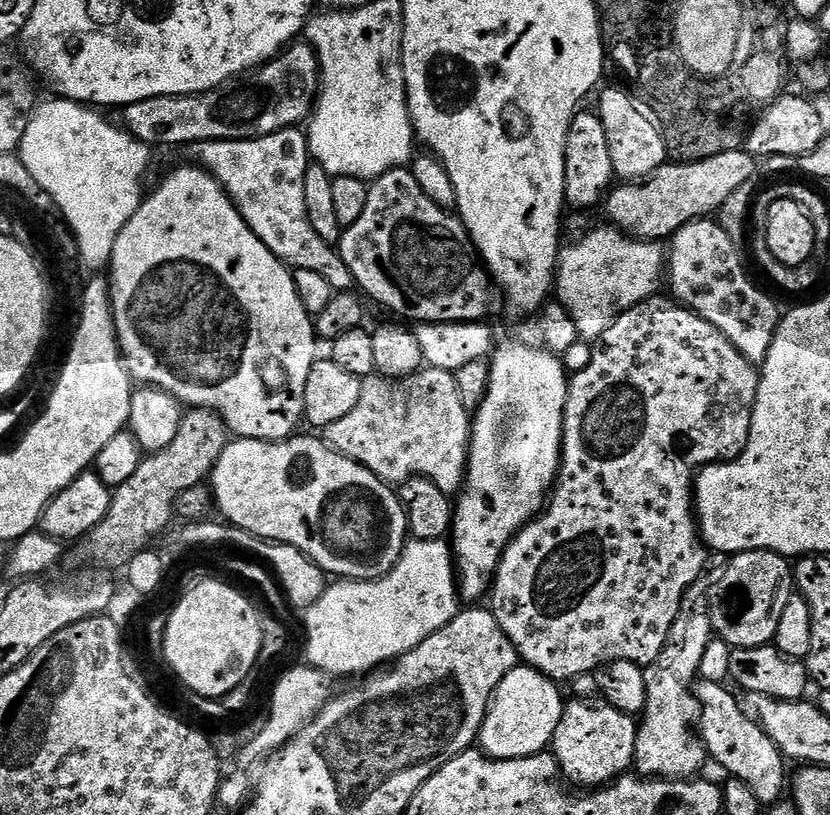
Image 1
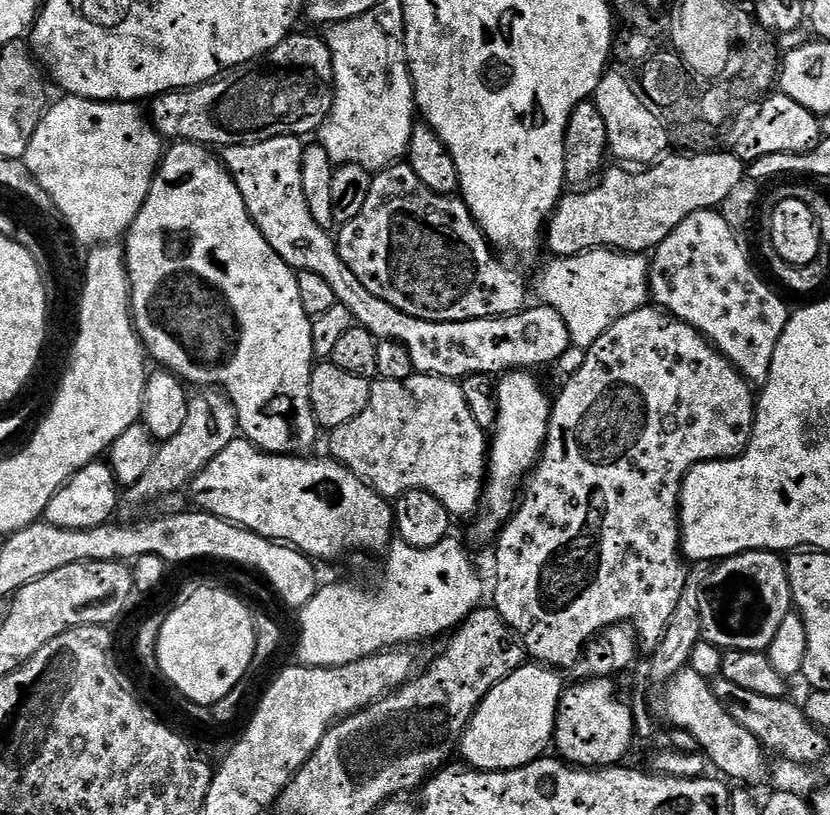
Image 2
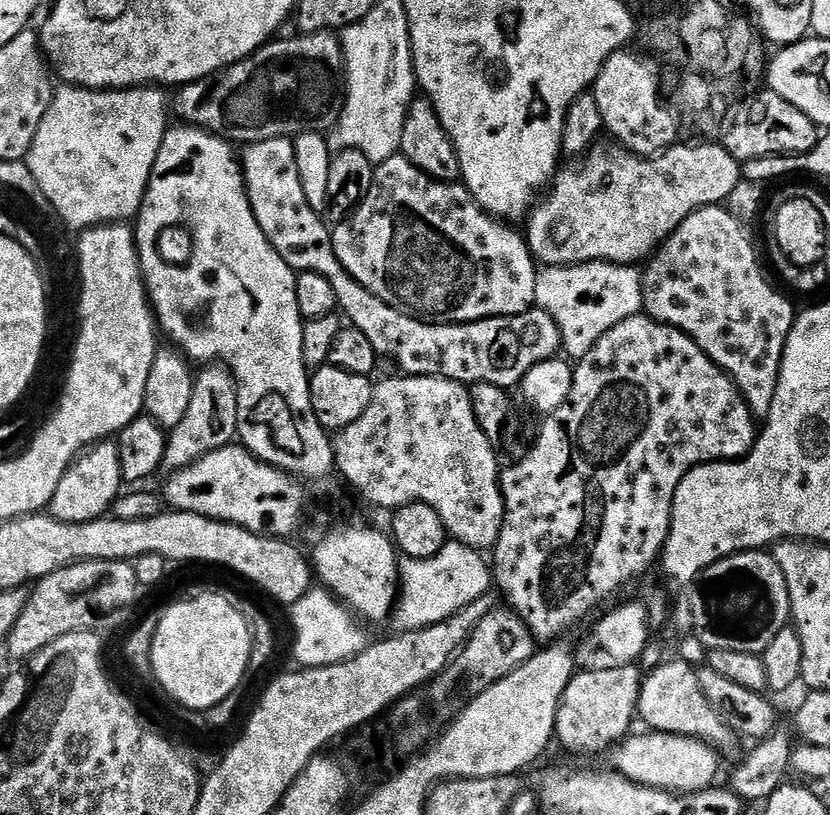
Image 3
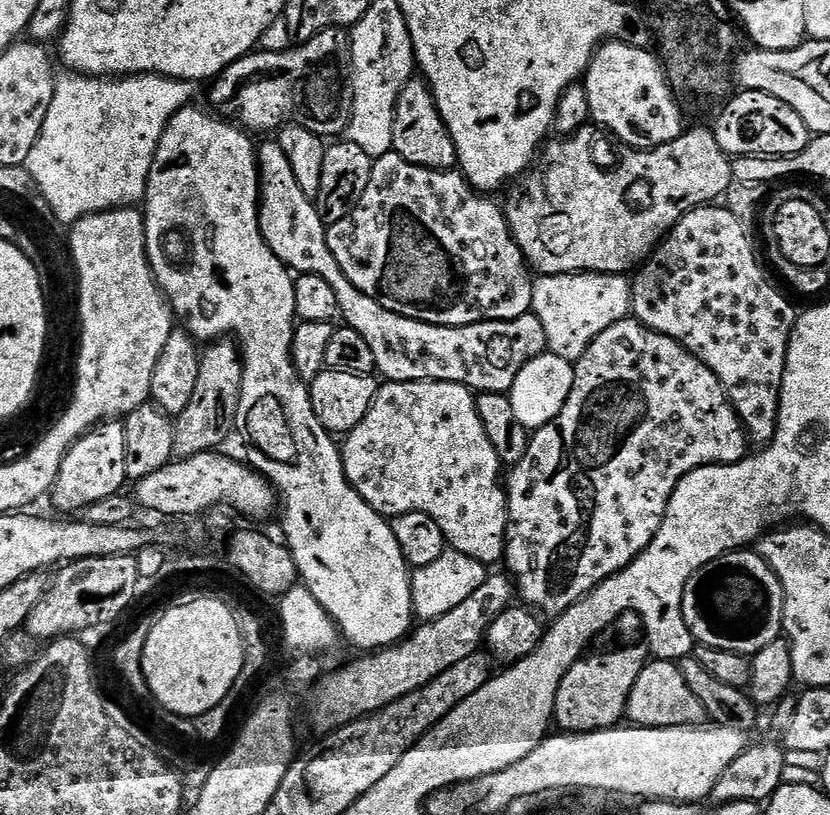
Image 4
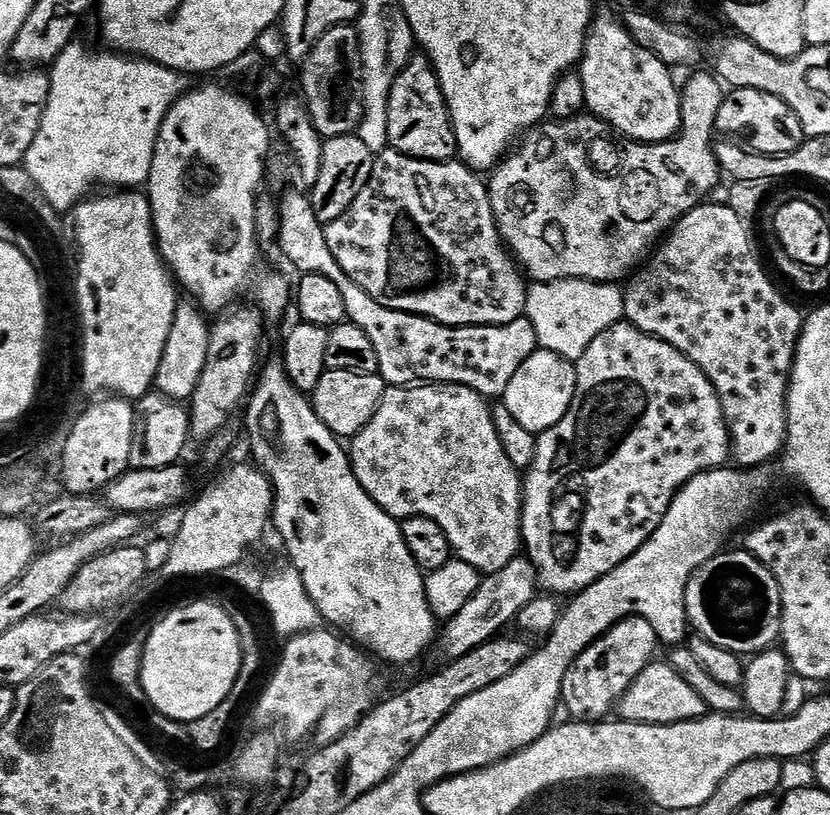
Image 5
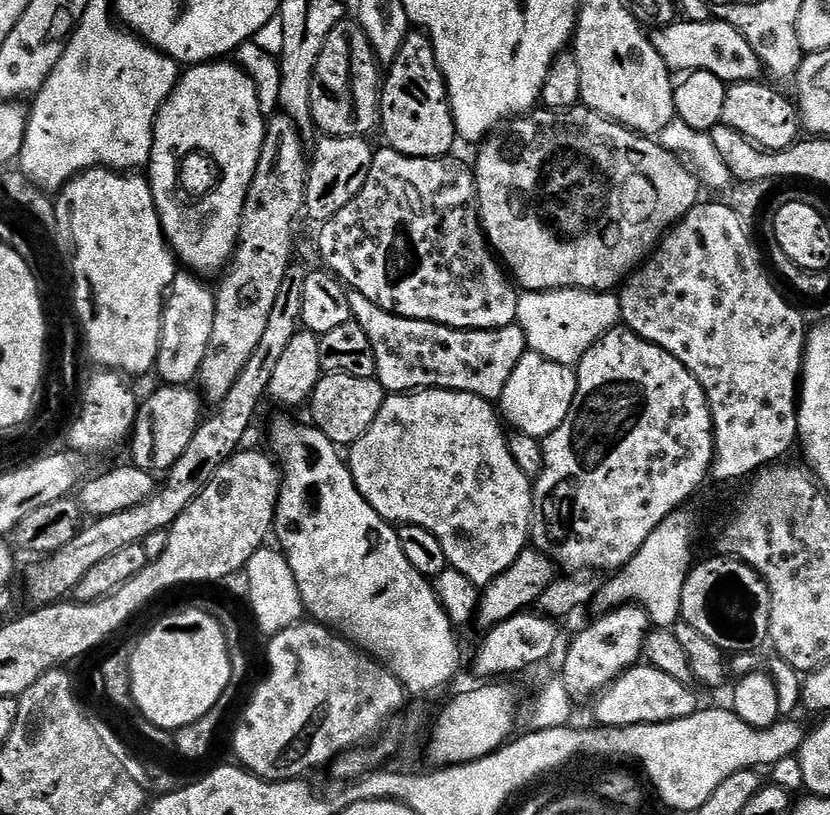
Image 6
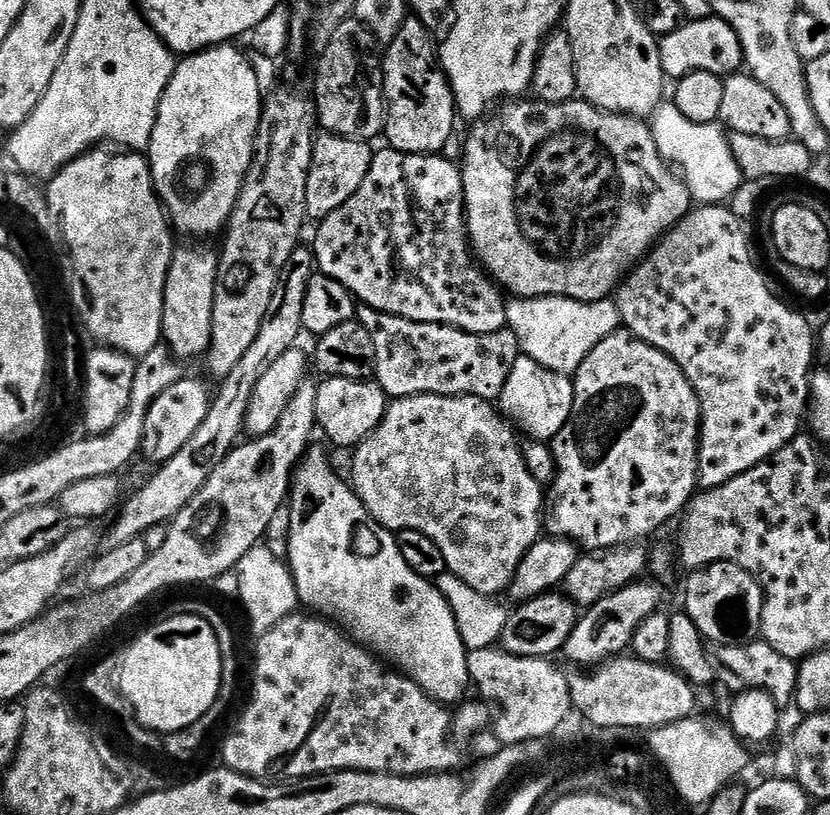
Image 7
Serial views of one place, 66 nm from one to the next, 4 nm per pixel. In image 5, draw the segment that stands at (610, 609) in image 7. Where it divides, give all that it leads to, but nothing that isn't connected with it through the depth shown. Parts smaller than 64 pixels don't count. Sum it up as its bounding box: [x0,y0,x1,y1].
[560,616,658,722]

